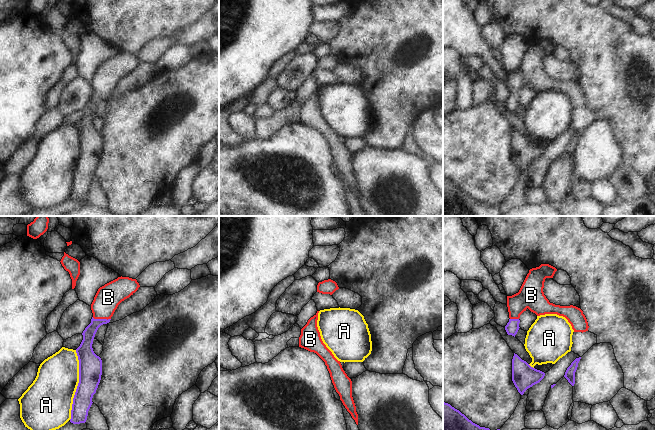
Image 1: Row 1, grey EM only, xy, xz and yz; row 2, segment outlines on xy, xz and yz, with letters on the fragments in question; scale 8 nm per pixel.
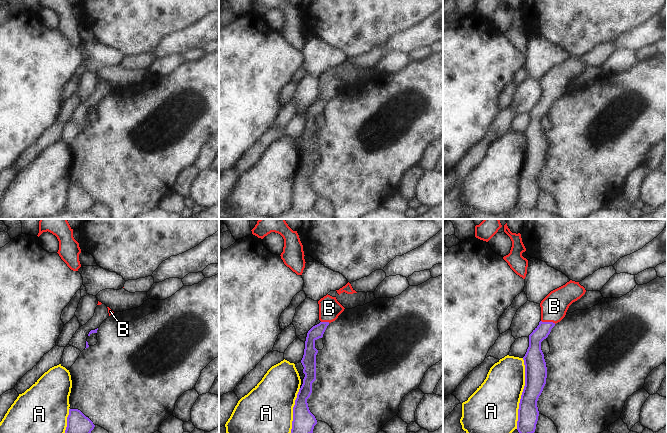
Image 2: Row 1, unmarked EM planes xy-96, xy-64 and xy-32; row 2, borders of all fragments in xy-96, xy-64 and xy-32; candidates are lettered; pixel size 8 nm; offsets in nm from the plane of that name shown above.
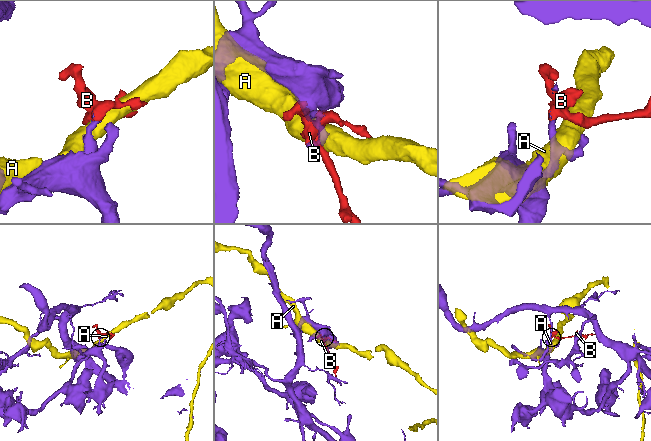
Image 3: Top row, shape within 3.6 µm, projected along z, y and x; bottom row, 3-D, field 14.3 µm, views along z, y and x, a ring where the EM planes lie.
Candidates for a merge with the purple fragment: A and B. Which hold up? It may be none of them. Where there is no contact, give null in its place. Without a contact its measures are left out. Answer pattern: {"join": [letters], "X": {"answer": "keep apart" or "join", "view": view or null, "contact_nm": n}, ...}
{"join": ["B"], "A": {"answer": "keep apart", "view": "xy", "contact_nm": 550}, "B": {"answer": "join", "view": "xy", "contact_nm": 150}}

